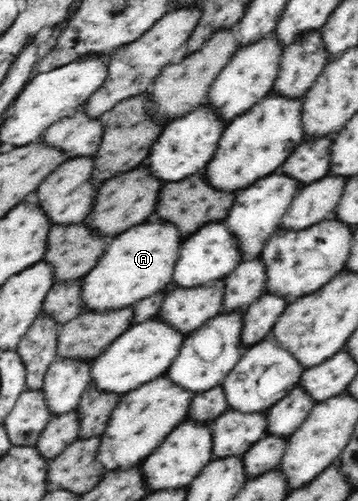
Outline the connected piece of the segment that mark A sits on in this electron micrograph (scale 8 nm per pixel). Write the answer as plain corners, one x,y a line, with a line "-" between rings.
152,217
145,223
135,224
129,230
112,237
95,268
92,268
83,276
81,301
83,301
83,308
86,309
85,312
105,313
131,307
139,300
154,296
159,290
165,289
166,285
172,280
175,263
183,241
178,228
174,224
160,220
158,217

